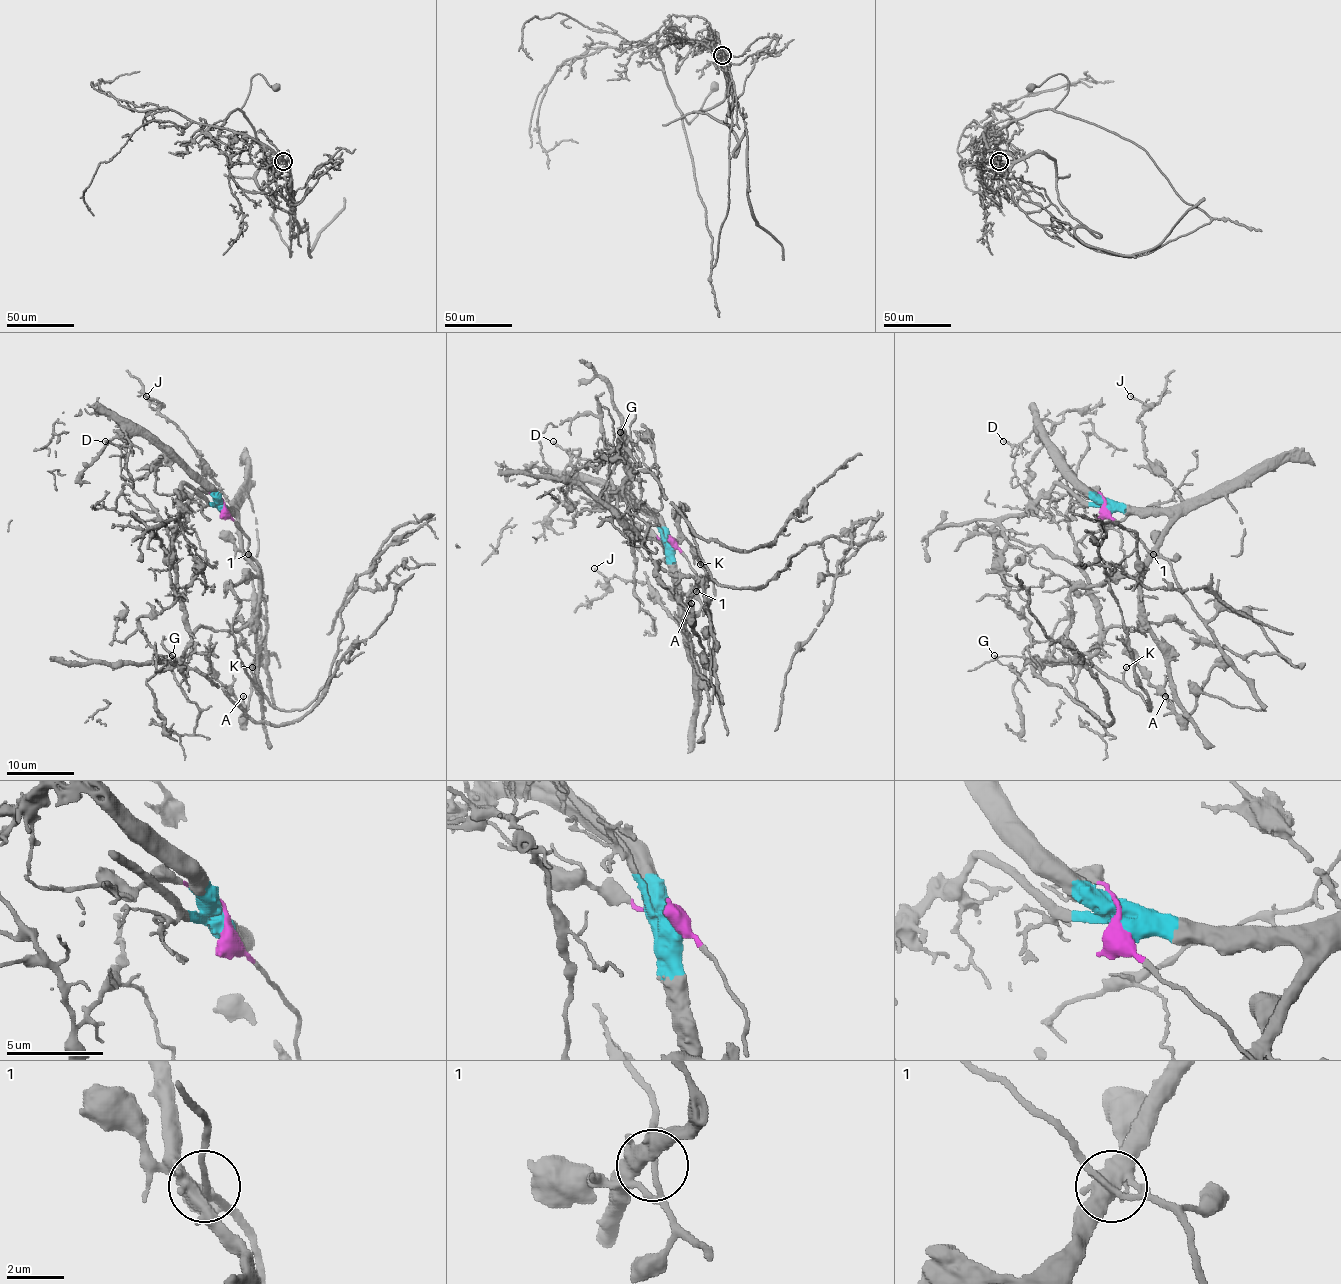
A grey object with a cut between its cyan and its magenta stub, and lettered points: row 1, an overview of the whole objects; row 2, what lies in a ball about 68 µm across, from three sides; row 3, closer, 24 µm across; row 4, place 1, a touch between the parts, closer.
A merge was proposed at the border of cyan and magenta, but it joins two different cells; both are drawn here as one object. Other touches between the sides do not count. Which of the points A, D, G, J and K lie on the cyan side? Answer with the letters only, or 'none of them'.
D, G, J, K

